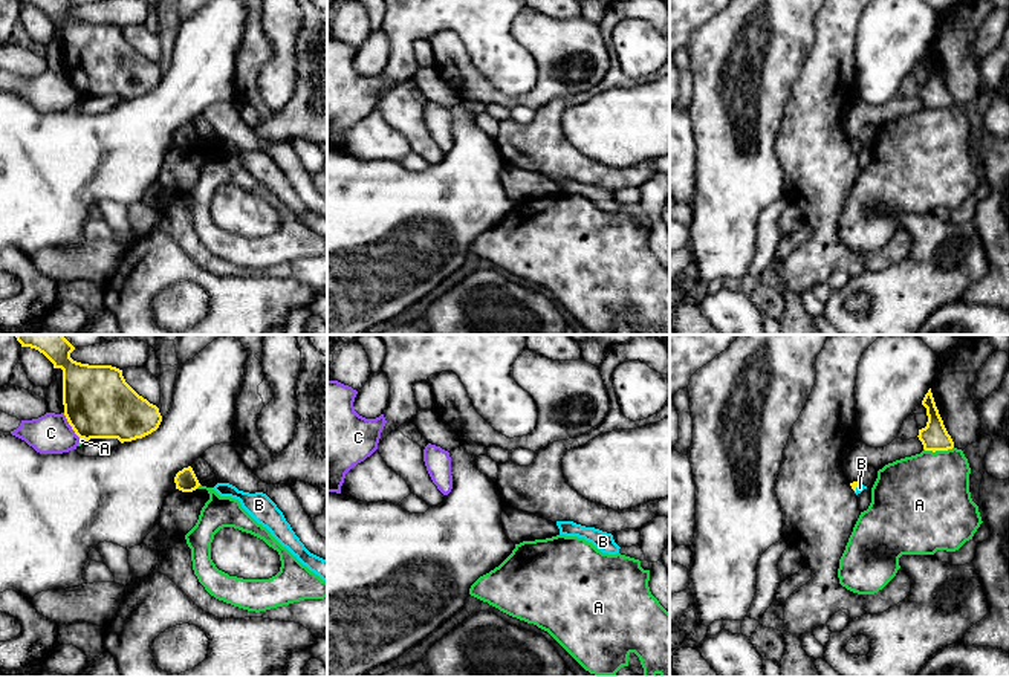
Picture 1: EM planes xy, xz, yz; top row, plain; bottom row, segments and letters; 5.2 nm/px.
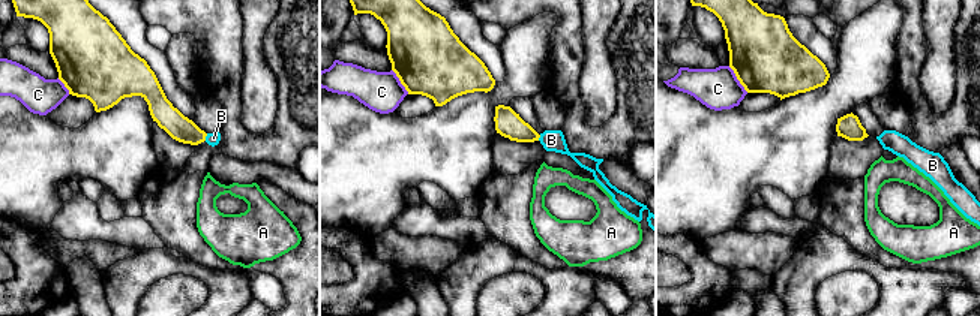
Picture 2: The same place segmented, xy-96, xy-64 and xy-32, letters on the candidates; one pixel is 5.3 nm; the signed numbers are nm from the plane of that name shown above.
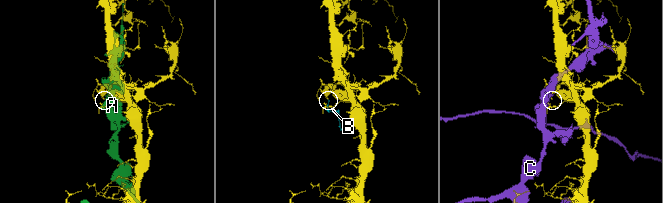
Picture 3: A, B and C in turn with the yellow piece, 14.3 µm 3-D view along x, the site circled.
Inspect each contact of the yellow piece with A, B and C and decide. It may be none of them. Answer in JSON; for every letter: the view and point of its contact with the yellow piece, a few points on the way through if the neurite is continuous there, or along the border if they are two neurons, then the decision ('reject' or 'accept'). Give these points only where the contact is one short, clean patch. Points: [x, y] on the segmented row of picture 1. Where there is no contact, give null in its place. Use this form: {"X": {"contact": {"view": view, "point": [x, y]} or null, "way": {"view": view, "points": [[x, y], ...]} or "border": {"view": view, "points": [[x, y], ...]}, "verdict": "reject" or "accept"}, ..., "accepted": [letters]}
{"A": {"contact": {"view": "yz", "point": [937, 450]}, "verdict": "reject"}, "B": {"contact": {"view": "yz", "point": [856, 486]}, "way": {"view": "yz", "points": [[853, 485], [856, 486], [859, 488]]}, "verdict": "accept"}, "C": {"contact": {"view": "xy", "point": [69, 424]}, "verdict": "reject"}, "accepted": ["B"]}

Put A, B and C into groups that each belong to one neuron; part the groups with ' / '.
A / B / C

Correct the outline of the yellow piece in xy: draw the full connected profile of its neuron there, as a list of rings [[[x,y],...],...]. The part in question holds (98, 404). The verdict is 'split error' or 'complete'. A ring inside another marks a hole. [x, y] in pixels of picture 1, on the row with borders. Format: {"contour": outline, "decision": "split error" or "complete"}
{"contour": [[[14,335],[21,347],[43,353],[54,368],[63,370],[64,416],[79,439],[118,439],[121,443],[142,439],[162,422],[159,408],[139,396],[112,365],[89,365],[70,358],[75,347],[63,335]]], "decision": "complete"}

